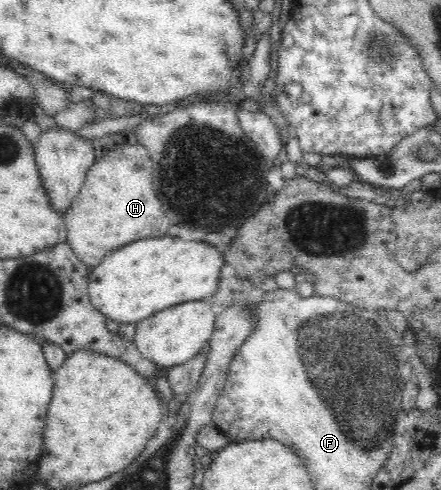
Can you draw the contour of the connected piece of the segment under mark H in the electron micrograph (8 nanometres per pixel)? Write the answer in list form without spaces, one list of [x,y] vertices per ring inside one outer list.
[[[141,144],[107,152],[86,174],[73,204],[63,214],[65,242],[83,264],[97,266],[112,250],[142,238],[167,235],[172,226],[152,184],[154,163]]]

